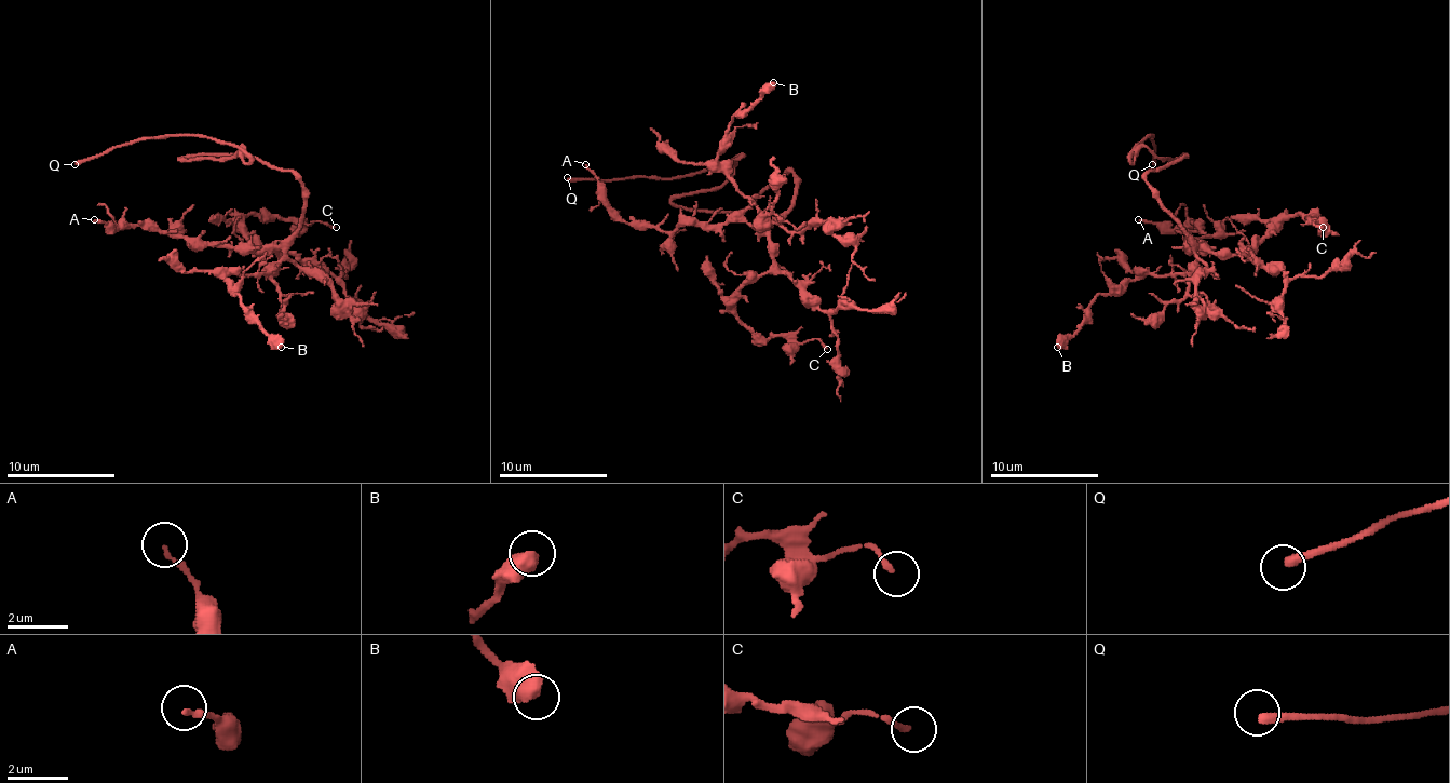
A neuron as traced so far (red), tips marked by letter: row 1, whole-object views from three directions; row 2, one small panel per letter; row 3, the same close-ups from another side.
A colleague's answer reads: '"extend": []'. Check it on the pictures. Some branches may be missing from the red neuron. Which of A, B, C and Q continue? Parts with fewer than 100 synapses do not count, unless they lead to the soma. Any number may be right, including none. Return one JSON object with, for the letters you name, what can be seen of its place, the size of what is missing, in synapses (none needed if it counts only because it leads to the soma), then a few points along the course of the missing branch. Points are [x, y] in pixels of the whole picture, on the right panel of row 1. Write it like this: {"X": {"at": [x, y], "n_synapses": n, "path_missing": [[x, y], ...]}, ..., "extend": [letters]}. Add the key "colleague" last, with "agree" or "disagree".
{"Q": {"at": [1152, 164], "path_missing": [[1152, 164], [1152, 162], [1160, 171], [1160, 146], [1154, 140], [1149, 143]]}, "extend": ["Q"], "colleague": "disagree"}

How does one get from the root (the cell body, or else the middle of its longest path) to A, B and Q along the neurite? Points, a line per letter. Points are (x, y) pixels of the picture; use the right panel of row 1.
A: (1165, 164), (1152, 171), (1147, 181), (1198, 252), (1206, 235), (1198, 225), (1160, 227), (1138, 219)
B: (1165, 164), (1147, 181), (1195, 259), (1182, 273), (1138, 273), (1100, 293), (1089, 316), (1057, 347)
Q: (1165, 164), (1174, 164), (1184, 153), (1157, 159), (1143, 146), (1138, 148), (1149, 135), (1154, 143), (1152, 164)

